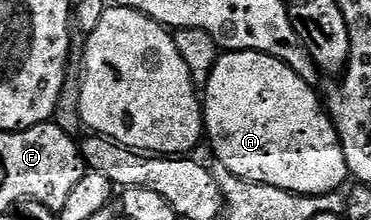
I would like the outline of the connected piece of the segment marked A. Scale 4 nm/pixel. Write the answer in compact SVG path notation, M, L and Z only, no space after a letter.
M265 52L220 54L208 76L208 85L202 88L204 131L207 143L212 143L213 157L239 179L274 186L296 195L320 196L343 189L349 175L340 136L312 87L309 81L290 70L290 66Z

